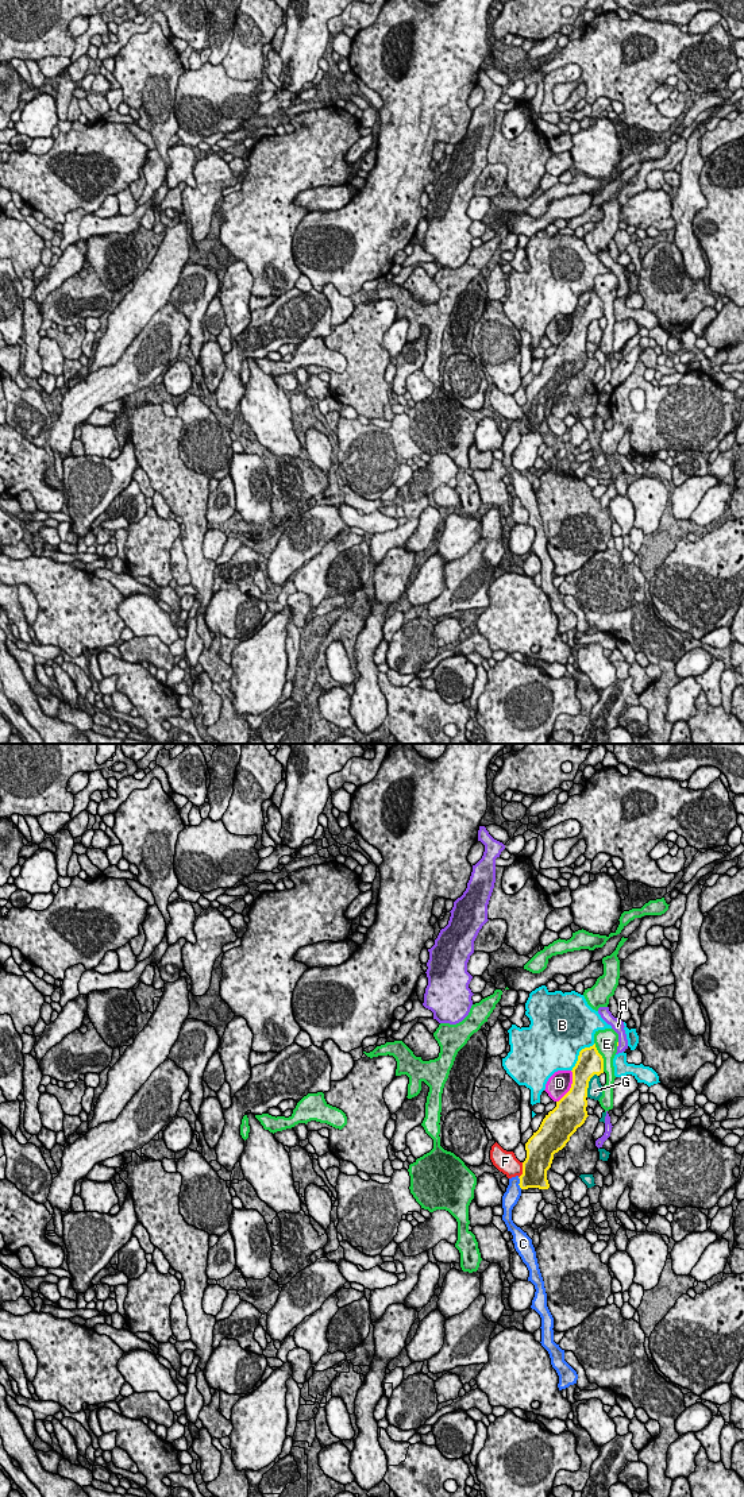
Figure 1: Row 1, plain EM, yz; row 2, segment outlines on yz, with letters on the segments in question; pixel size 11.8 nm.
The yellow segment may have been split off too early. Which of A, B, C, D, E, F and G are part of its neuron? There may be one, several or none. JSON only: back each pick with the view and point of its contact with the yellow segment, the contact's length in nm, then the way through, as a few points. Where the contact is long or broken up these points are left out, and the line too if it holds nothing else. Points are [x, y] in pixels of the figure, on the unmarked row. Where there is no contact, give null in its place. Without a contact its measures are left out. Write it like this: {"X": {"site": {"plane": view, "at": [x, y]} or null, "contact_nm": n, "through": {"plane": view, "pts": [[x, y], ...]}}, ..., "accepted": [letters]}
{"C": {"site": {"plane": "yz", "at": [520, 427]}, "contact_nm": 150, "through": {"plane": "yz", "pts": [[535, 412], [520, 427], [513, 435]]}}, "accepted": ["C"]}

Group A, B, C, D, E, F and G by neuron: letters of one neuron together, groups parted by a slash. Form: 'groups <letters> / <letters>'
groups A / B / C / D / E / F / G

